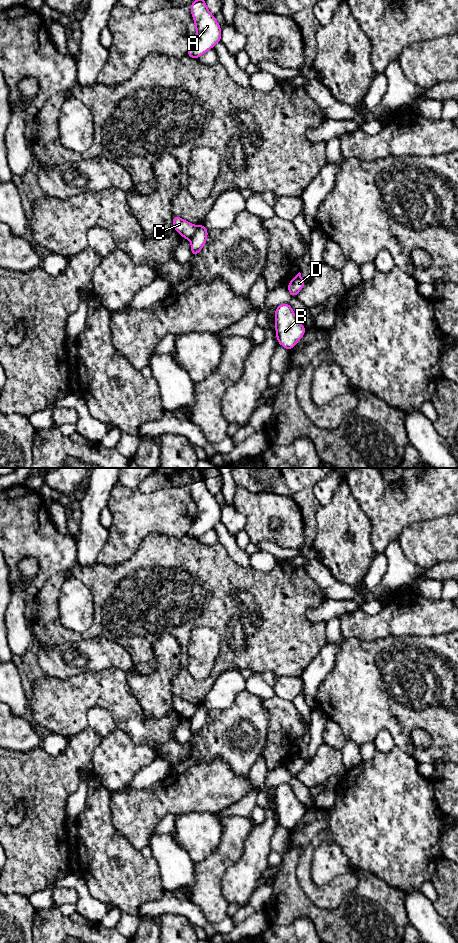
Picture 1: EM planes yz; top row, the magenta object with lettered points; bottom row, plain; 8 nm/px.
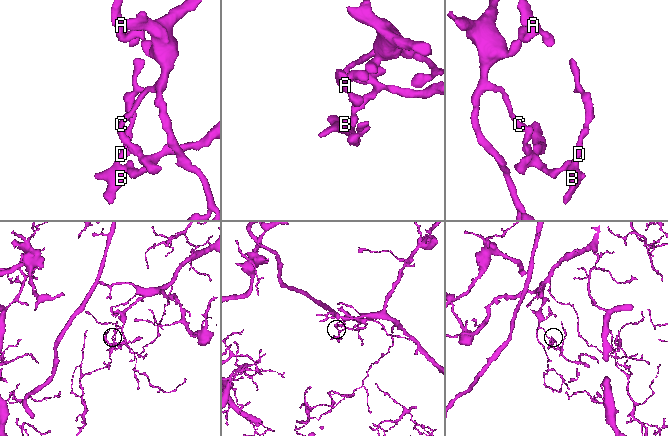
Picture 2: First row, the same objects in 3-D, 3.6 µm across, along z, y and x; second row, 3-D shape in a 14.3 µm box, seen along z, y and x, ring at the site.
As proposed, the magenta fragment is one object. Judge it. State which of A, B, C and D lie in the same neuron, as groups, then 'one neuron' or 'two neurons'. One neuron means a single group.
A C / B D; two neurons

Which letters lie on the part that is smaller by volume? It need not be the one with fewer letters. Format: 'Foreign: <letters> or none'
Foreign: B, D

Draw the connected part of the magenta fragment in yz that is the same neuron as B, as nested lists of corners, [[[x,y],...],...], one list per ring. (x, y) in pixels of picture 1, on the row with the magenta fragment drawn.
[[[283,303],[275,309],[275,329],[278,344],[290,351],[306,332],[292,307]]]

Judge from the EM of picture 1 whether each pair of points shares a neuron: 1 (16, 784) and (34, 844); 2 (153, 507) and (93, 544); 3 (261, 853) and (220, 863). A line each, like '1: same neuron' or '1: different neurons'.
1: same neuron
2: different neurons
3: different neurons

